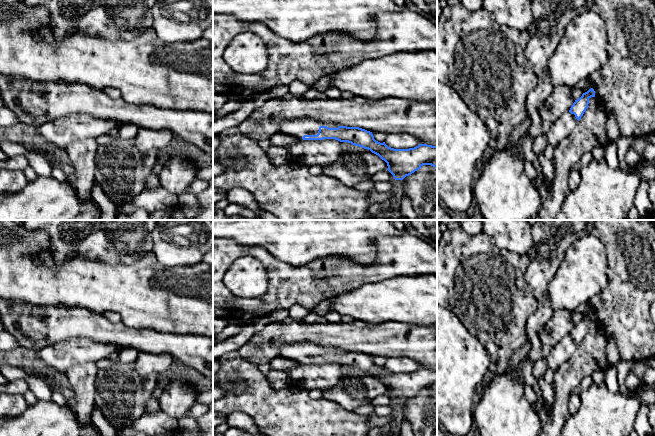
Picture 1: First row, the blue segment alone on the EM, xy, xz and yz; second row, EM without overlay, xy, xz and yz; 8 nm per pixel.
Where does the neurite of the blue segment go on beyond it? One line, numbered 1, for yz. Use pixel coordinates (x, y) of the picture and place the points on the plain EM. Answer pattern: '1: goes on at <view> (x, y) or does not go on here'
1: goes on at yz (560, 353)

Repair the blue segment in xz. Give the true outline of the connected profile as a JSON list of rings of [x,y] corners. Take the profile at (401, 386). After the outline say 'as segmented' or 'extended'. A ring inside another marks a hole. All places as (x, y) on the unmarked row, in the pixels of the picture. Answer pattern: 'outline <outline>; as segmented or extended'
outline [[[303,342],[284,346],[278,357],[294,359],[303,364],[335,363],[368,373],[387,387],[387,394],[395,404],[403,404],[423,389],[437,393],[437,370],[419,368],[409,373],[394,373],[385,366],[376,365],[372,356],[359,351],[321,348],[313,343]]]; extended

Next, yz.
outline [[[593,312],[583,317],[579,323],[575,324],[570,334],[564,337],[550,350],[546,358],[548,368],[556,371],[570,358],[588,332],[589,323],[591,321],[595,321]]]; extended

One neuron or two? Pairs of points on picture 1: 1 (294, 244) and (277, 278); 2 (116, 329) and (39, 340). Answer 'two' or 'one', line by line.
1: two
2: one

